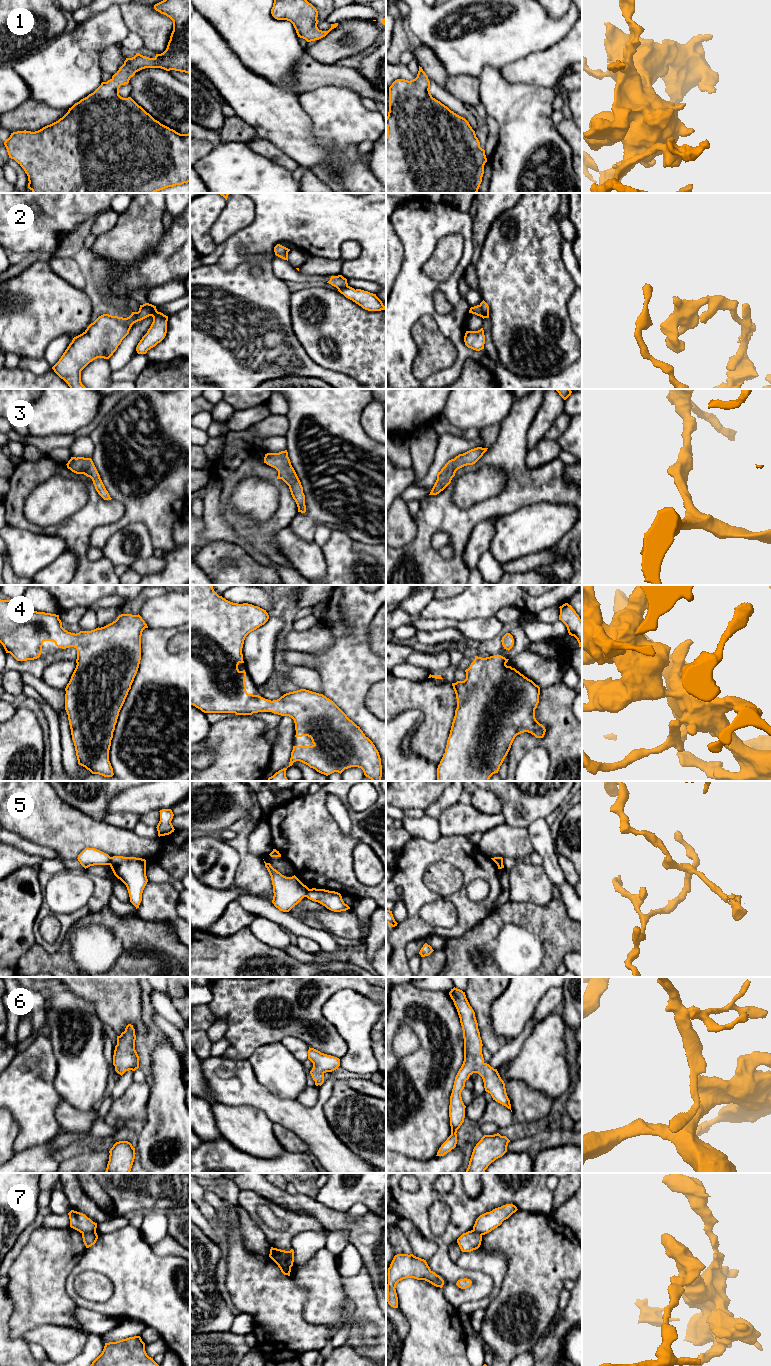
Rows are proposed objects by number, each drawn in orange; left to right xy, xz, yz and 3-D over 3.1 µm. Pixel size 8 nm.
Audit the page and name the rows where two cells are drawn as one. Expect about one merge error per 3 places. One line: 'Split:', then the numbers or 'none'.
Split: 2, 5, 7

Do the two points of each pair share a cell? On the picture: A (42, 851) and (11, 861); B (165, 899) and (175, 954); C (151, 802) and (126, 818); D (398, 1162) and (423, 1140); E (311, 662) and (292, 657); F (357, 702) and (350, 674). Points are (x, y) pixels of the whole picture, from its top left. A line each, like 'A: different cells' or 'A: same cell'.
A: different cells
B: different cells
C: different cells
D: different cells
E: same cell
F: same cell

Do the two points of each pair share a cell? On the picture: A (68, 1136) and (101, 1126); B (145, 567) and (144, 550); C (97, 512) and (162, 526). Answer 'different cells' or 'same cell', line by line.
A: same cell
B: different cells
C: different cells

